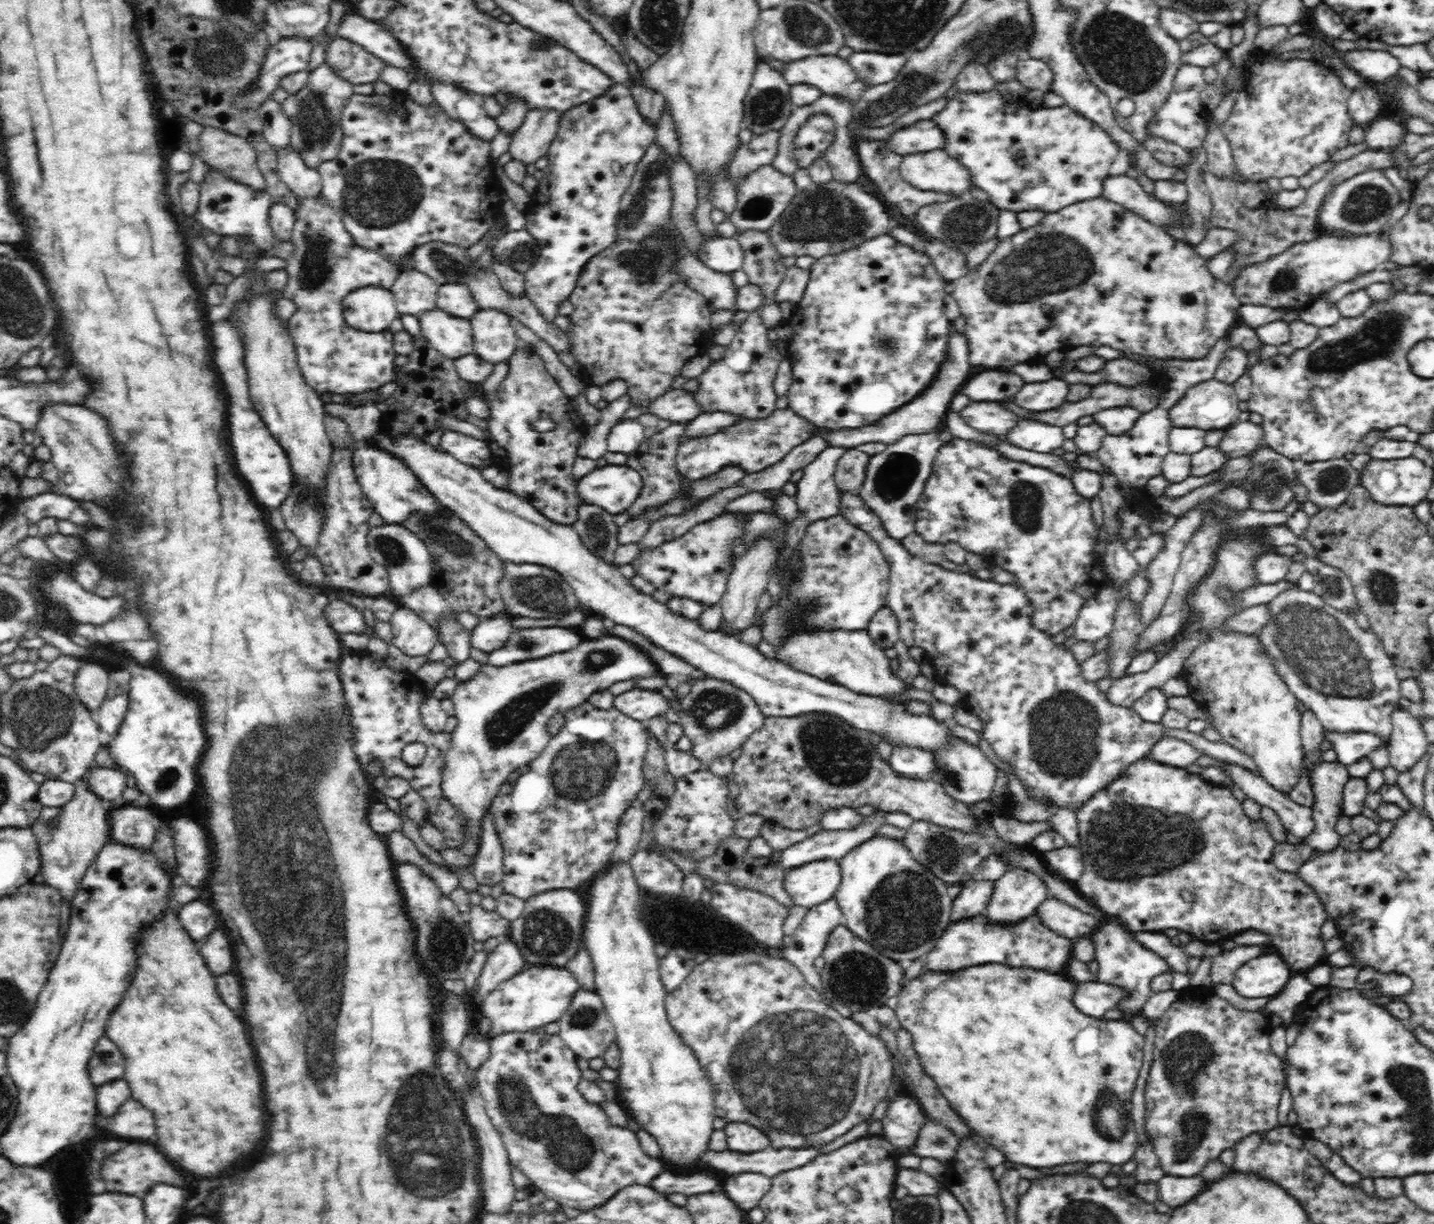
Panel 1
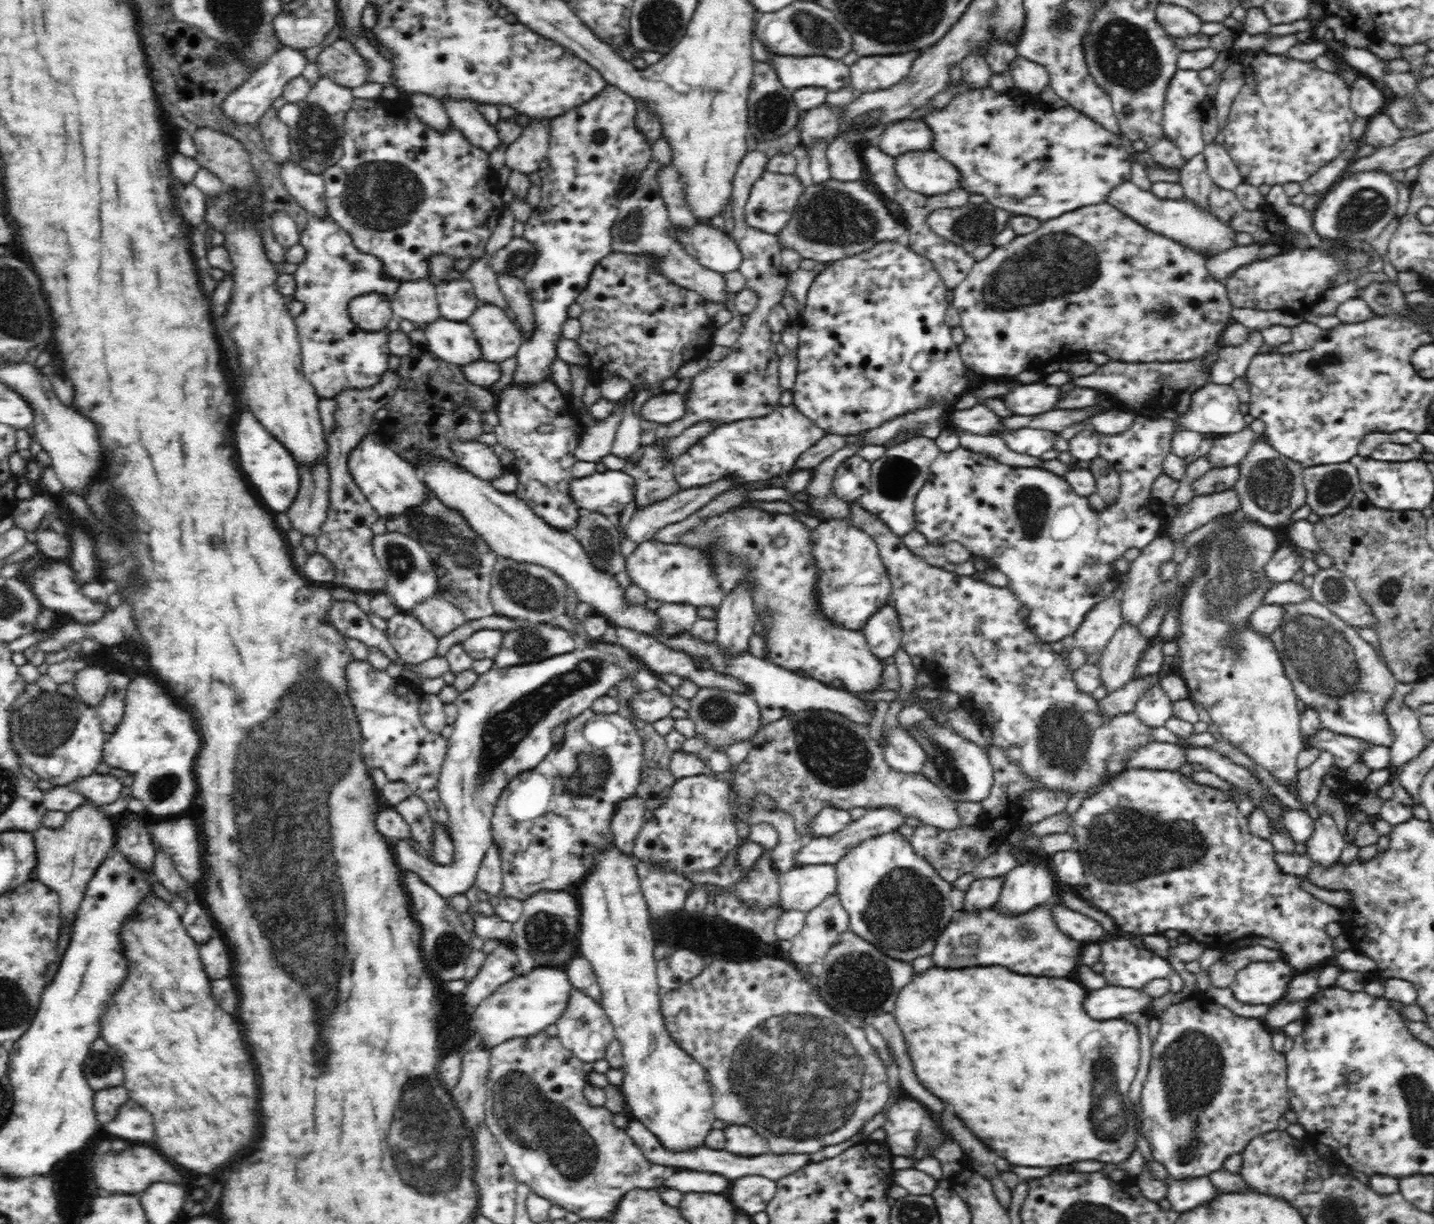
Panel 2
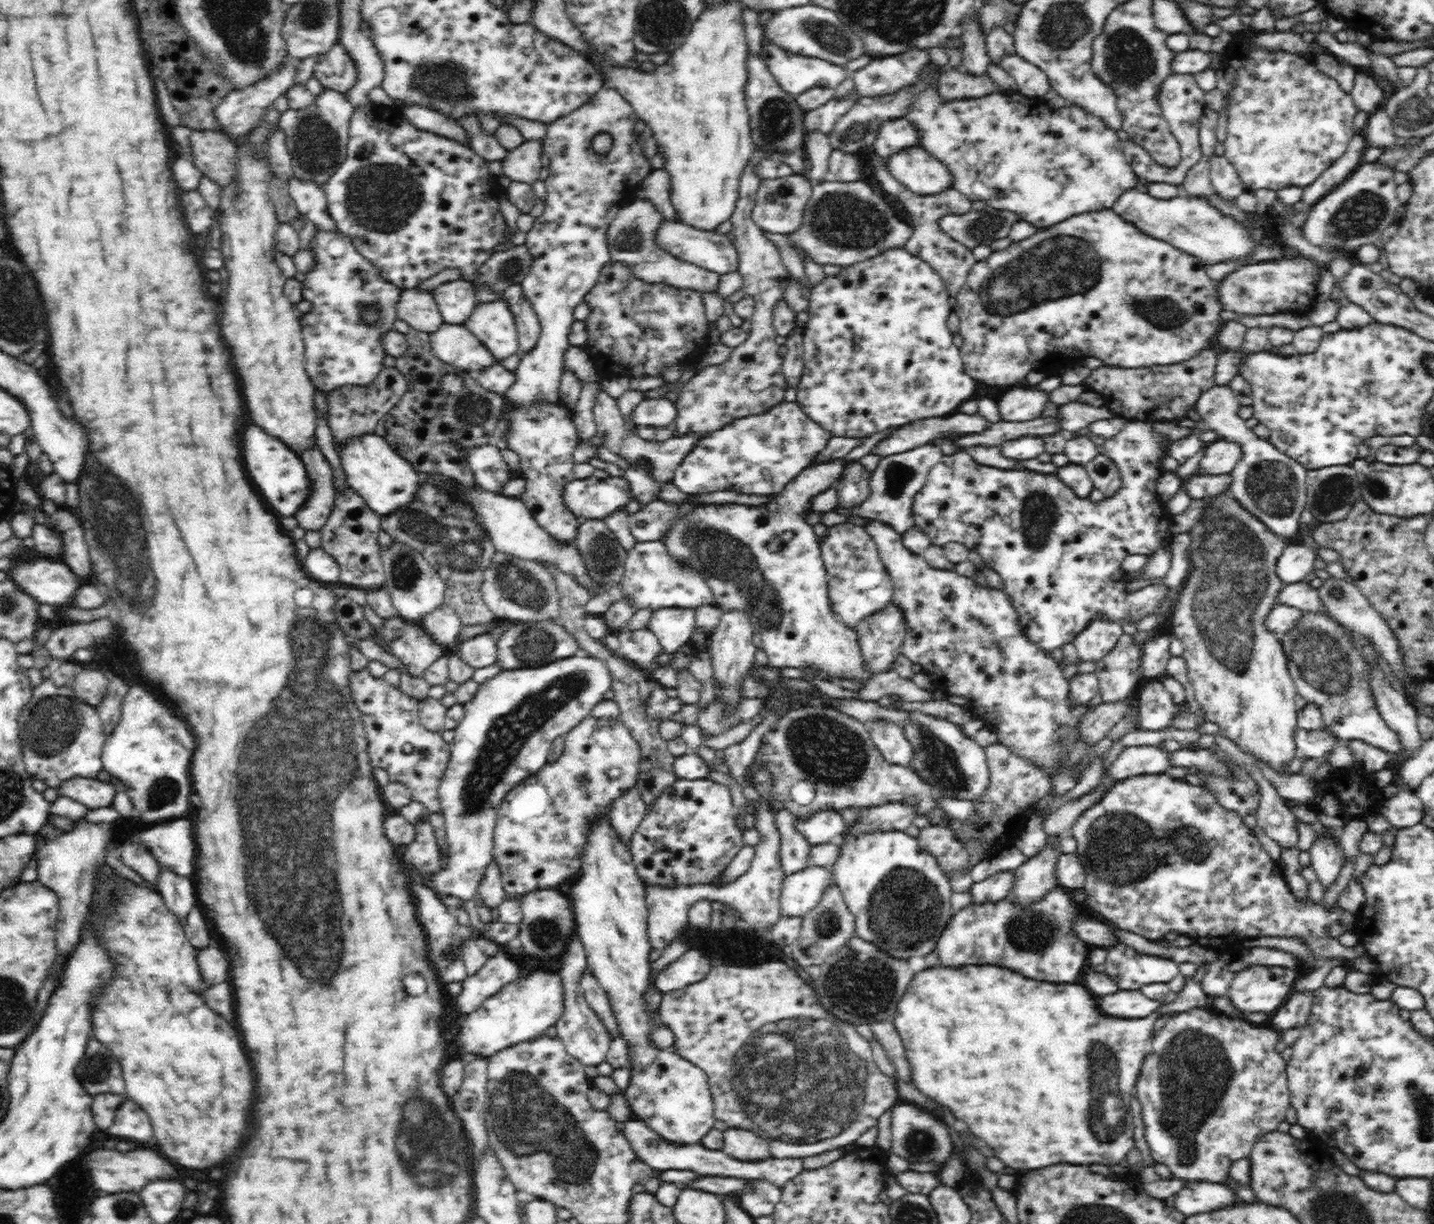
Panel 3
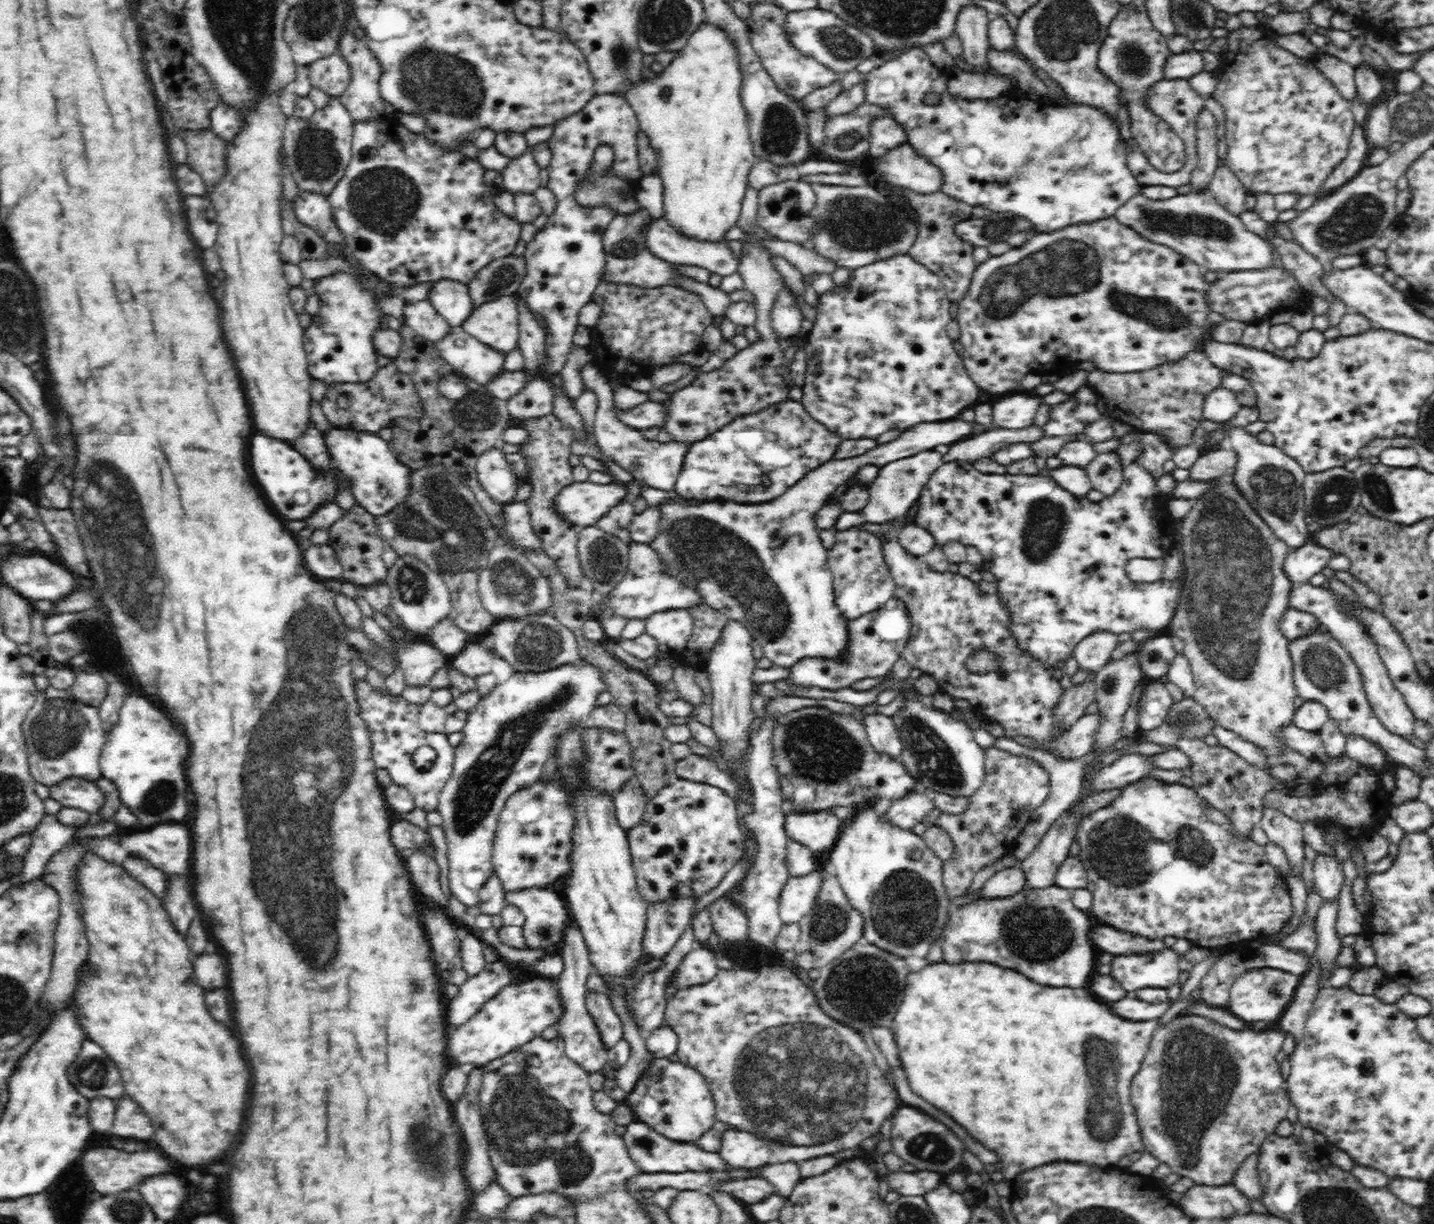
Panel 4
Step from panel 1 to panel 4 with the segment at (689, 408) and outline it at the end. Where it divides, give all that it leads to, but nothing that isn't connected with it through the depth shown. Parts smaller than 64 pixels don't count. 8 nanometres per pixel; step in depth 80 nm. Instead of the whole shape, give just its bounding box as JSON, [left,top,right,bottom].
[617,400,667,432]

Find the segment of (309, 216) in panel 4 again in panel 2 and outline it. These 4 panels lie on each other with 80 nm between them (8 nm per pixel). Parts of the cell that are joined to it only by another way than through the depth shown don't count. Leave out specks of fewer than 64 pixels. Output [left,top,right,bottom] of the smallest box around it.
[280,158,328,217]

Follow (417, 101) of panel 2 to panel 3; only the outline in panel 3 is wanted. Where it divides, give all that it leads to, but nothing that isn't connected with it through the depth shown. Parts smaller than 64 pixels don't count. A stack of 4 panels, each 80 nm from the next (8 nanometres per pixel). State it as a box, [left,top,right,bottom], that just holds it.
[404,105,473,147]

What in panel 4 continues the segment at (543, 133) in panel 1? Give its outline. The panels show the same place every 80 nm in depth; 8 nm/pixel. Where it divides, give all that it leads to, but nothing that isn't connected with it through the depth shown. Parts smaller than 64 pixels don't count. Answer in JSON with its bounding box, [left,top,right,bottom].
[500,147,542,198]

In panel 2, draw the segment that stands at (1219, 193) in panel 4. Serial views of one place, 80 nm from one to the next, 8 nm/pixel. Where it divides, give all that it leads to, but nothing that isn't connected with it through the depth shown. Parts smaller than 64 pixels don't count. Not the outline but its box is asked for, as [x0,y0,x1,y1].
[1202,145,1243,192]

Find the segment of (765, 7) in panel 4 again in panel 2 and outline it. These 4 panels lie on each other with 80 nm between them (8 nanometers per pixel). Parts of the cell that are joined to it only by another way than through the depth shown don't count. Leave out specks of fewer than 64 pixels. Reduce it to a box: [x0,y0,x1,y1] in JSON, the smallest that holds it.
[766,50,851,93]

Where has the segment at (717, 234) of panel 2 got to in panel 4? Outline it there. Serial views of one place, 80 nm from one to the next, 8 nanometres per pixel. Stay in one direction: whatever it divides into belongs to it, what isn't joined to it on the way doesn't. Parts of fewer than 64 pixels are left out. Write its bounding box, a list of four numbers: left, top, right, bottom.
[643,218,738,278]

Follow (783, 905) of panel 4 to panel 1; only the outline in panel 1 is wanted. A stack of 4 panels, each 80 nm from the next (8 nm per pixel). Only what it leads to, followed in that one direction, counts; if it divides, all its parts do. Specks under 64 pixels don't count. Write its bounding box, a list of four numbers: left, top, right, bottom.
[782,859,840,909]

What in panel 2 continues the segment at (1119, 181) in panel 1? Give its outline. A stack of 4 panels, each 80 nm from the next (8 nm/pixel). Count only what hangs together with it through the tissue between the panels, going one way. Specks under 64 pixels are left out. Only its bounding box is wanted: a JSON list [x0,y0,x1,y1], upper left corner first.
[1107,181,1241,259]

